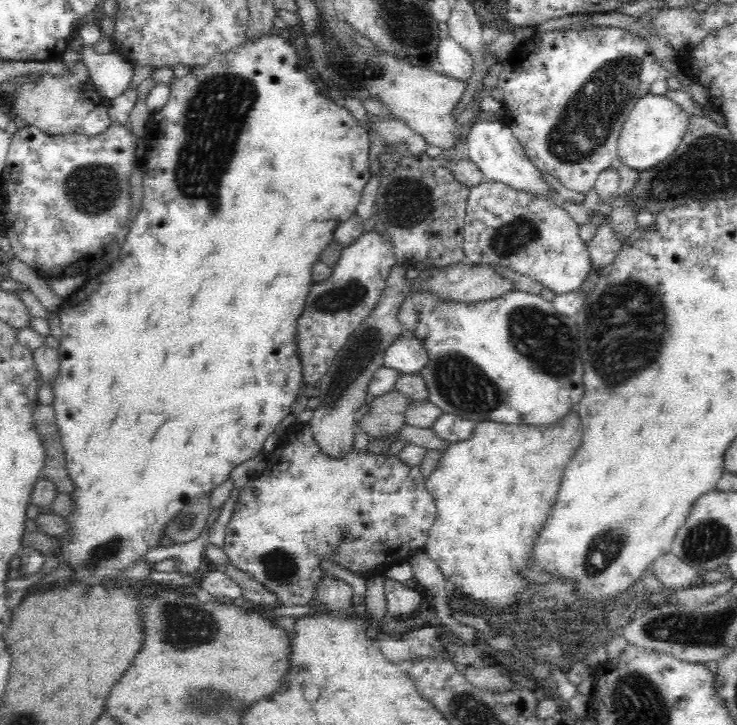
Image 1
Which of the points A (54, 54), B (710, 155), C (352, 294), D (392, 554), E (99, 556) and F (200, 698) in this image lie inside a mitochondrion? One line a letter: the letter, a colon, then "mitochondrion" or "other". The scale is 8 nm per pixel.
A: other
B: mitochondrion
C: mitochondrion
D: other
E: mitochondrion
F: mitochondrion

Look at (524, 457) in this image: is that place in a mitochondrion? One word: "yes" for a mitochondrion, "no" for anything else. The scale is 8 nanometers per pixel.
no

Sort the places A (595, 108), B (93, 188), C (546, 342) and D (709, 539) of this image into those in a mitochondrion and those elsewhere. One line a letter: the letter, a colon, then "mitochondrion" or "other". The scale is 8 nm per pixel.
A: mitochondrion
B: mitochondrion
C: mitochondrion
D: mitochondrion

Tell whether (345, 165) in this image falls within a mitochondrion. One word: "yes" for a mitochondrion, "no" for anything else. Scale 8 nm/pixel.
no

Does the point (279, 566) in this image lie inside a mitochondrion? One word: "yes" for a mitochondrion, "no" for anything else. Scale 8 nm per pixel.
yes

